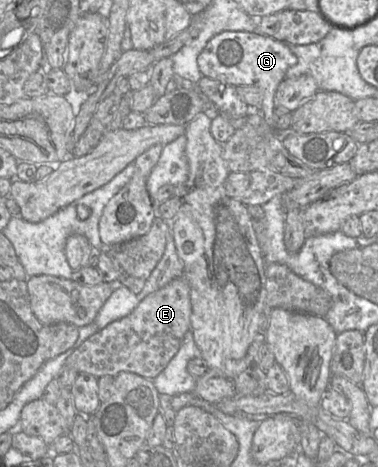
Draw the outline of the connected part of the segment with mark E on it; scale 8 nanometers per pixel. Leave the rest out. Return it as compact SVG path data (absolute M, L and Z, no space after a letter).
M183 276L175 278L163 288L145 297L131 314L108 324L90 336L67 358L64 367L72 367L79 373L88 373L97 378L106 375L115 377L120 372L132 372L153 380L178 352L185 334L190 330L191 312L189 283Z

